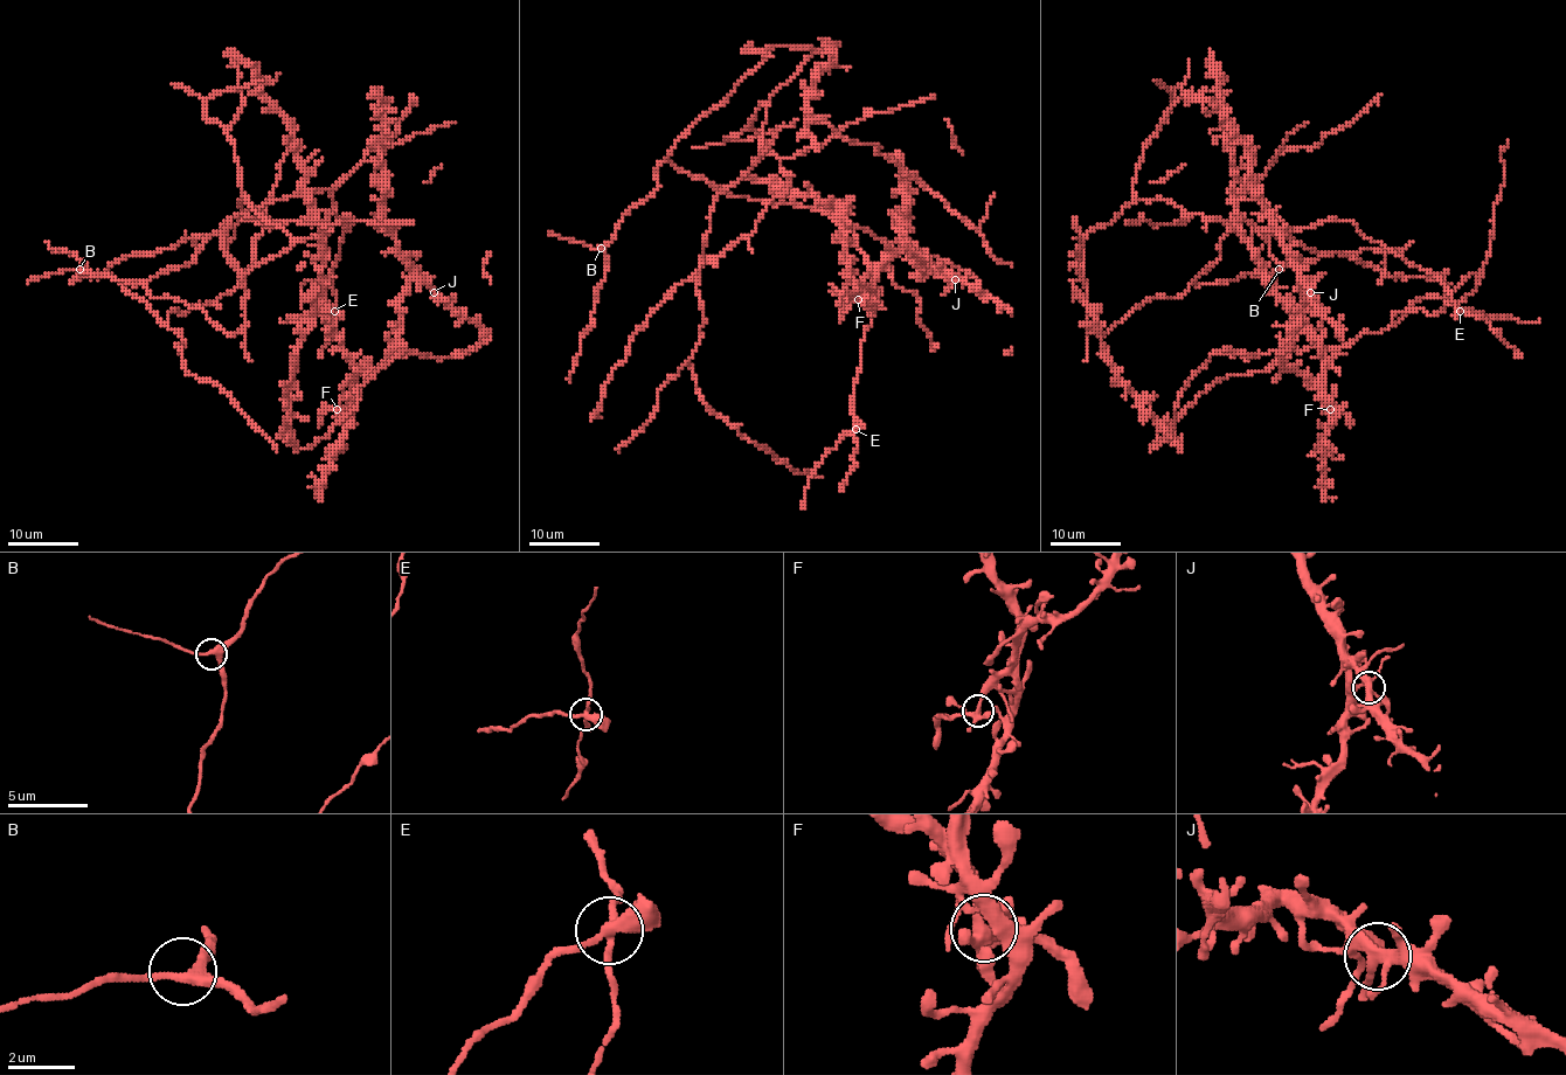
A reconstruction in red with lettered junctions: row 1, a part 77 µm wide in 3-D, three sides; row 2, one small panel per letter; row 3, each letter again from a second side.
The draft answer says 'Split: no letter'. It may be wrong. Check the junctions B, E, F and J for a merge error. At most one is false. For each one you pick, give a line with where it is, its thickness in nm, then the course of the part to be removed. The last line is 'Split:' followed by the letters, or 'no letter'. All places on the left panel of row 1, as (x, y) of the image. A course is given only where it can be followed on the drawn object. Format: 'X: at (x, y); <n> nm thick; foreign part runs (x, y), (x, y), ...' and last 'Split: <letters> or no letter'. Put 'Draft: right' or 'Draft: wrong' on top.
Draft: wrong
E: at (334, 311); 320 nm thick; foreign part runs (333, 311), (293, 317), (283, 324), (279, 320)
Split: E

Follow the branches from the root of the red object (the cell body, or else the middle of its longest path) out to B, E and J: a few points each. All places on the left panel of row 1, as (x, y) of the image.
B: (244, 318), (242, 331), (227, 334), (200, 310), (174, 297), (153, 297), (140, 283), (91, 276), (80, 269)
E: (244, 318), (227, 334), (146, 283), (234, 216), (323, 191), (354, 222), (333, 311)
J: (244, 318), (227, 334), (146, 283), (293, 195), (353, 388), (407, 286), (434, 292)

